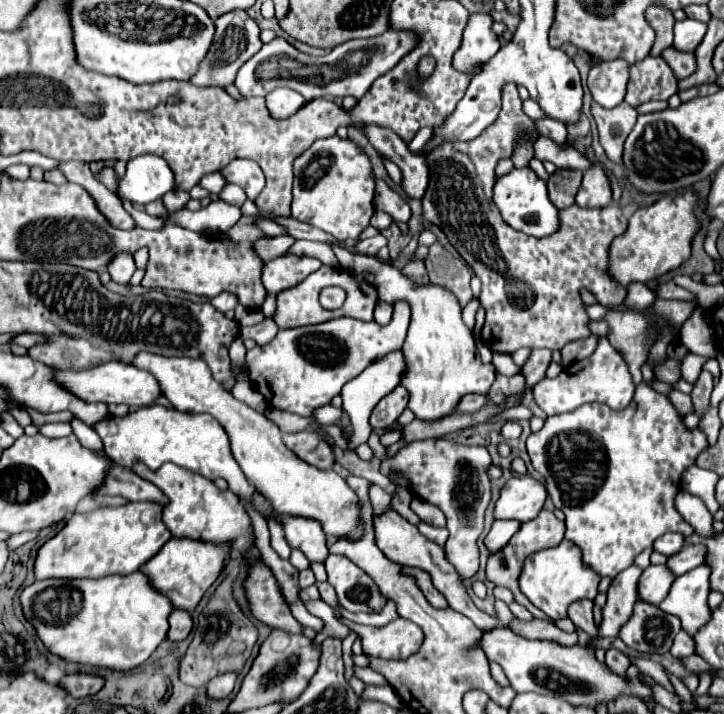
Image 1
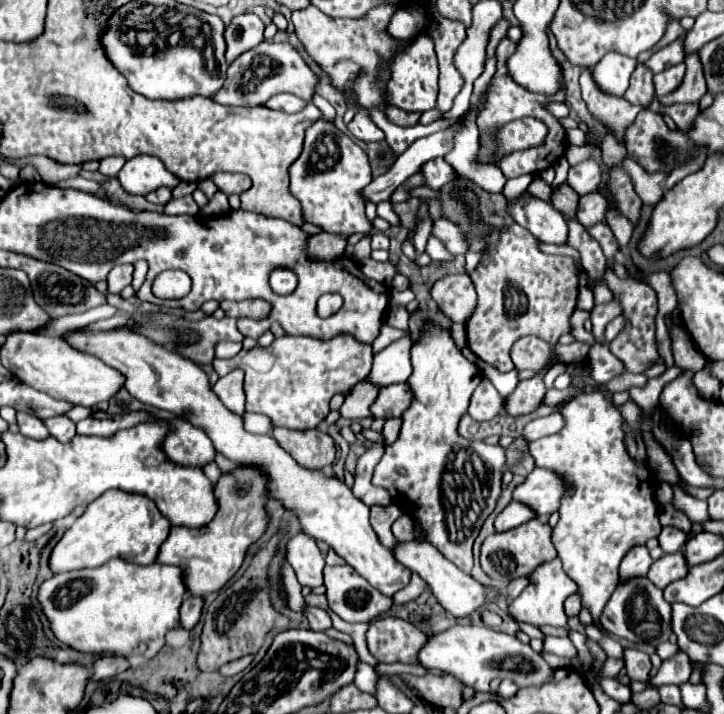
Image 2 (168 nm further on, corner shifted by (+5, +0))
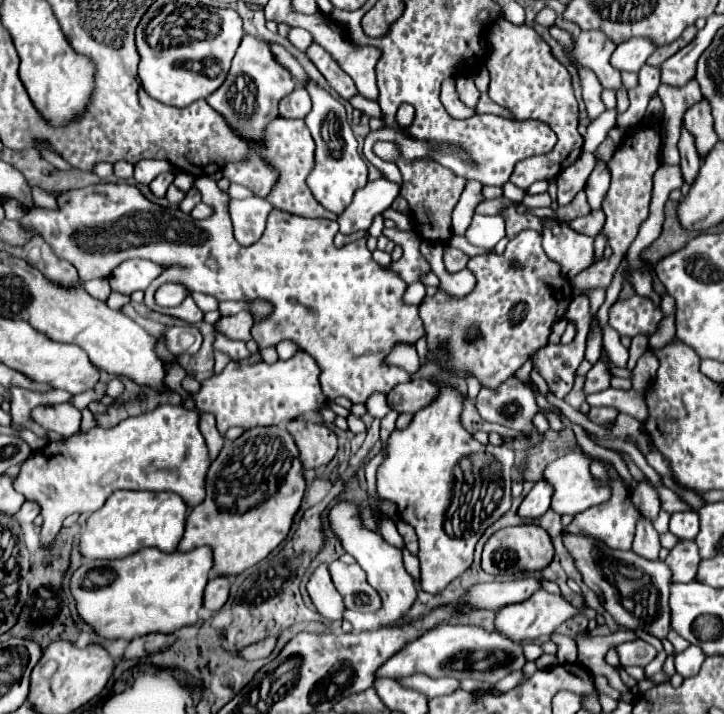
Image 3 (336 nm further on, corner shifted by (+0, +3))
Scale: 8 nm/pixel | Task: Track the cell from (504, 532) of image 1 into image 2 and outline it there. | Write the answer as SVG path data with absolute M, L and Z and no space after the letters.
M514 501L502 513L498 513L498 517L494 521L494 529L496 529L496 533L504 533L508 529L514 529L514 527L526 523L532 517L534 517L534 511L530 507Z

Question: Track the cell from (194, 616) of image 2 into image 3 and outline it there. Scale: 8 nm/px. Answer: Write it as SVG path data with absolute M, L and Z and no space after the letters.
M215 576L215 578L211 578L207 588L205 588L205 600L203 600L205 608L219 610L229 600L229 588L231 588L229 576Z

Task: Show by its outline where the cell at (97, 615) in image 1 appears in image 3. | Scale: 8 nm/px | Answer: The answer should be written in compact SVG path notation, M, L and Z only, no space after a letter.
M209 546L195 548L191 552L161 552L157 548L141 548L137 554L129 554L117 560L85 560L85 564L71 578L71 592L77 600L81 618L93 626L103 638L133 640L149 632L175 632L183 626L195 624L199 608L203 606L203 590L213 570L213 554Z

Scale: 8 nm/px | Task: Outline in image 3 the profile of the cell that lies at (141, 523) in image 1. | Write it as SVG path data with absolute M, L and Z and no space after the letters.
M117 490L107 502L89 516L81 534L83 558L123 558L145 546L173 552L183 538L187 504L173 492L129 492Z

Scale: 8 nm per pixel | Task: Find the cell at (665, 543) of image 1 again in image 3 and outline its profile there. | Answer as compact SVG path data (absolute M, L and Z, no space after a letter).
M695 510L675 512L669 522L669 530L677 538L695 538L699 532L699 514Z

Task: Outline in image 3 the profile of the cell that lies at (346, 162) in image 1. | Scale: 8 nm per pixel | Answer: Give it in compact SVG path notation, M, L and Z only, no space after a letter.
M307 80L305 82L305 90L309 92L311 100L313 100L313 108L305 118L305 124L317 144L315 150L315 170L309 174L307 184L315 196L315 200L335 212L341 214L349 202L353 200L353 194L367 184L367 166L361 160L359 152L357 152L357 140L351 132L351 126L347 122L347 114L345 108L339 100L335 100L327 90L323 90L317 82Z

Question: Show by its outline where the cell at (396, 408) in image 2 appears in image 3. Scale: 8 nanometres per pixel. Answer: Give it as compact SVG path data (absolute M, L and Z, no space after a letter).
M411 378L405 384L395 386L389 394L387 394L387 402L393 410L397 412L419 412L421 408L429 406L439 394L439 388L427 380L421 378Z

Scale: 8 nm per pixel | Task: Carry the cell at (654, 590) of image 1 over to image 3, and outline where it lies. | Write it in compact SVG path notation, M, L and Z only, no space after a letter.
M679 540L665 562L671 566L673 582L693 582L701 562L697 544L693 540Z

